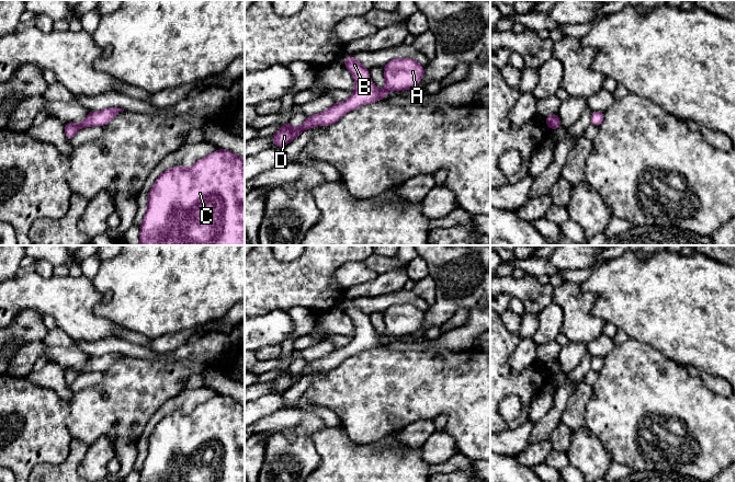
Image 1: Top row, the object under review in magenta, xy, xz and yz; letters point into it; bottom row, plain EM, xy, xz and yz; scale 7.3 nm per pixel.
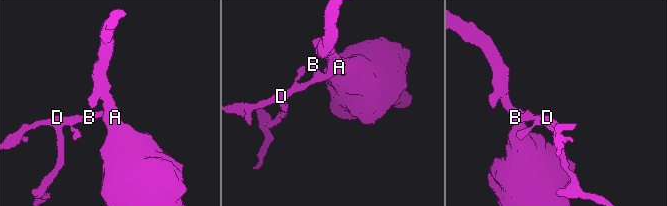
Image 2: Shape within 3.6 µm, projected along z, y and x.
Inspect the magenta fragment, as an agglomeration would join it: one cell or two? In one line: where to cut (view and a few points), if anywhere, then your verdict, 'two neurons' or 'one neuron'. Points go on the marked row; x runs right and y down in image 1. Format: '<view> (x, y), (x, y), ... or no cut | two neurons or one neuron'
no cut | one neuron

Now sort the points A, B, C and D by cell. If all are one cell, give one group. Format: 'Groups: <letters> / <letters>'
Groups: A B C D

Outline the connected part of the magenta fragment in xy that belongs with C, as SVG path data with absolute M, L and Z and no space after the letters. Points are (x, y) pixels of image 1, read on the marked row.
M218 149L190 168L162 172L148 193L139 239L139 245L245 245L245 161L230 150Z

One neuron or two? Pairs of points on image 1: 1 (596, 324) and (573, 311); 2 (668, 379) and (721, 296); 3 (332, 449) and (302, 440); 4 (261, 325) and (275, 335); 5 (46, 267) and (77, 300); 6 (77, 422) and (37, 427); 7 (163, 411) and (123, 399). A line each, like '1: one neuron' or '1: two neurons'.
1: one neuron
2: two neurons
3: two neurons
4: one neuron
5: two neurons
6: two neurons
7: two neurons

